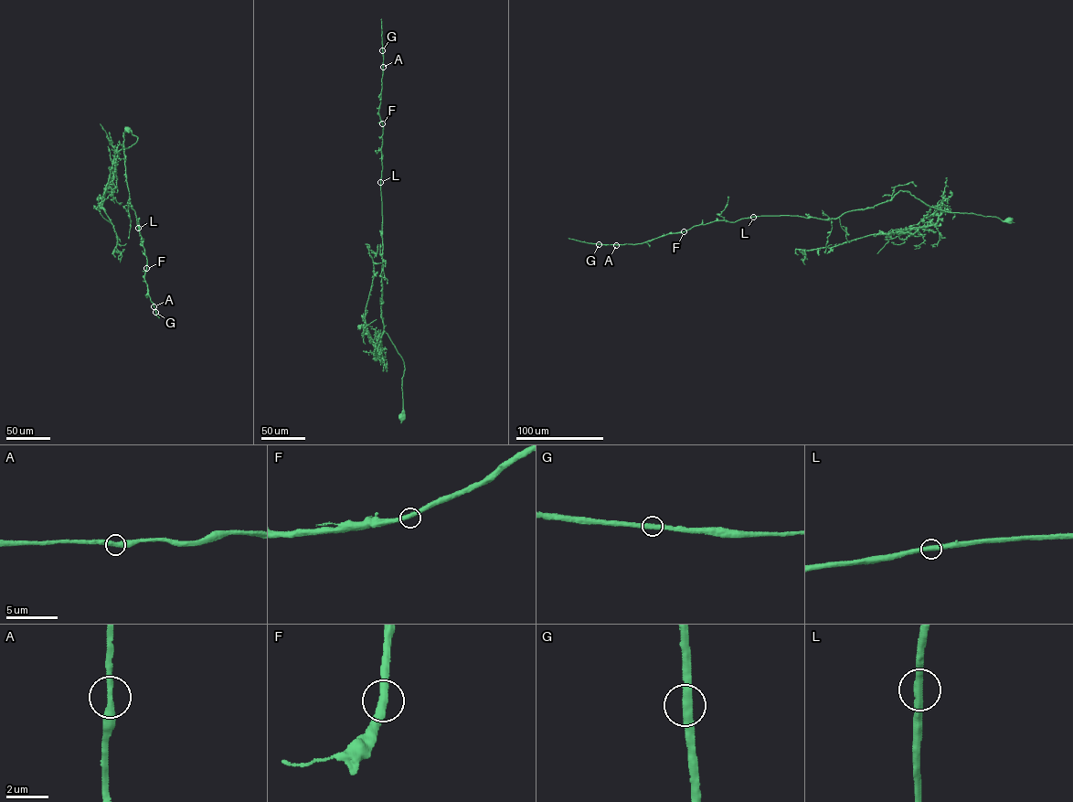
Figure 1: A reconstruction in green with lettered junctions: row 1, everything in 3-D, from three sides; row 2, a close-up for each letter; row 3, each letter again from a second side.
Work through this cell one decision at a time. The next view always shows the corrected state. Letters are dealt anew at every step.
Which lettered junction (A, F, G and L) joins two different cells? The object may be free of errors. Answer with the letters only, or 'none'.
none

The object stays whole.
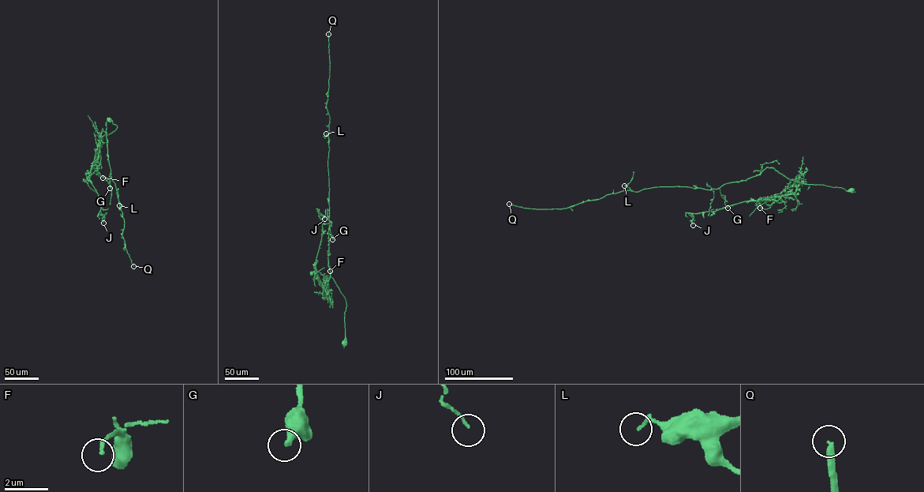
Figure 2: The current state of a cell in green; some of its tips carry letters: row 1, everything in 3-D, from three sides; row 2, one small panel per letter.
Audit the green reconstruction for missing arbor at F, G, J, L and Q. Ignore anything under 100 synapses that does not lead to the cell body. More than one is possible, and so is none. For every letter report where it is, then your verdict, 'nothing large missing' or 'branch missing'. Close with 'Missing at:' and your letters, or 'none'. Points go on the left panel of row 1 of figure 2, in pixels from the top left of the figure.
F: place (102, 178); nothing large missing
G: place (110, 188); nothing large missing
J: place (103, 223); nothing large missing
L: place (119, 205); nothing large missing
Q: place (133, 266); branch missing
Missing at: Q

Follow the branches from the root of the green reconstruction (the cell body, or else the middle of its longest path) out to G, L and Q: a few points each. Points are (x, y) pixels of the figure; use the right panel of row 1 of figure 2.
G: (851, 191), (798, 182), (773, 168), (767, 167), (760, 174), (726, 183), (719, 188), (727, 208)
L: (851, 191), (798, 182), (768, 167), (760, 174), (726, 183), (716, 189), (660, 186), (637, 192), (624, 185)
Q: (851, 191), (798, 182), (768, 167), (760, 174), (716, 189), (678, 186), (622, 190), (560, 209), (509, 204)

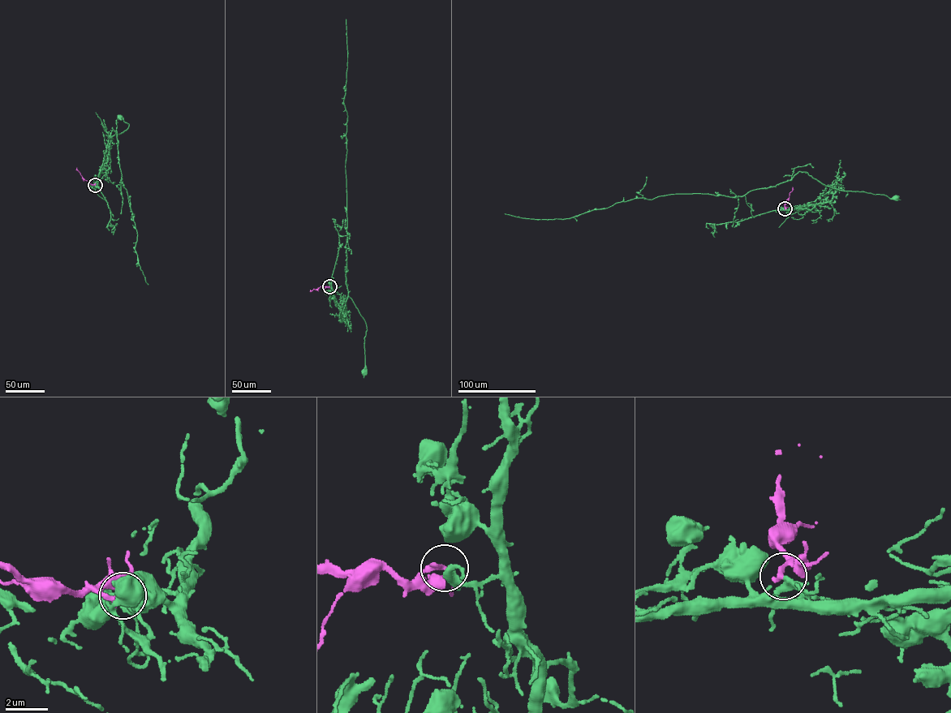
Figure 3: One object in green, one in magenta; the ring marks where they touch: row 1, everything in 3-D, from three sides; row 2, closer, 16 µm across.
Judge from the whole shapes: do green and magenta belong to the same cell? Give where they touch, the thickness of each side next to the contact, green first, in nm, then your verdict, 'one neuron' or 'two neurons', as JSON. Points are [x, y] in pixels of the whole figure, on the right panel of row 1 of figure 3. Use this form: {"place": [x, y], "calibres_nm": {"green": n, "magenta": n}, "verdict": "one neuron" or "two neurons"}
{"place": [785, 208], "calibres_nm": {"green": 240, "magenta": 280}, "verdict": "one neuron"}

